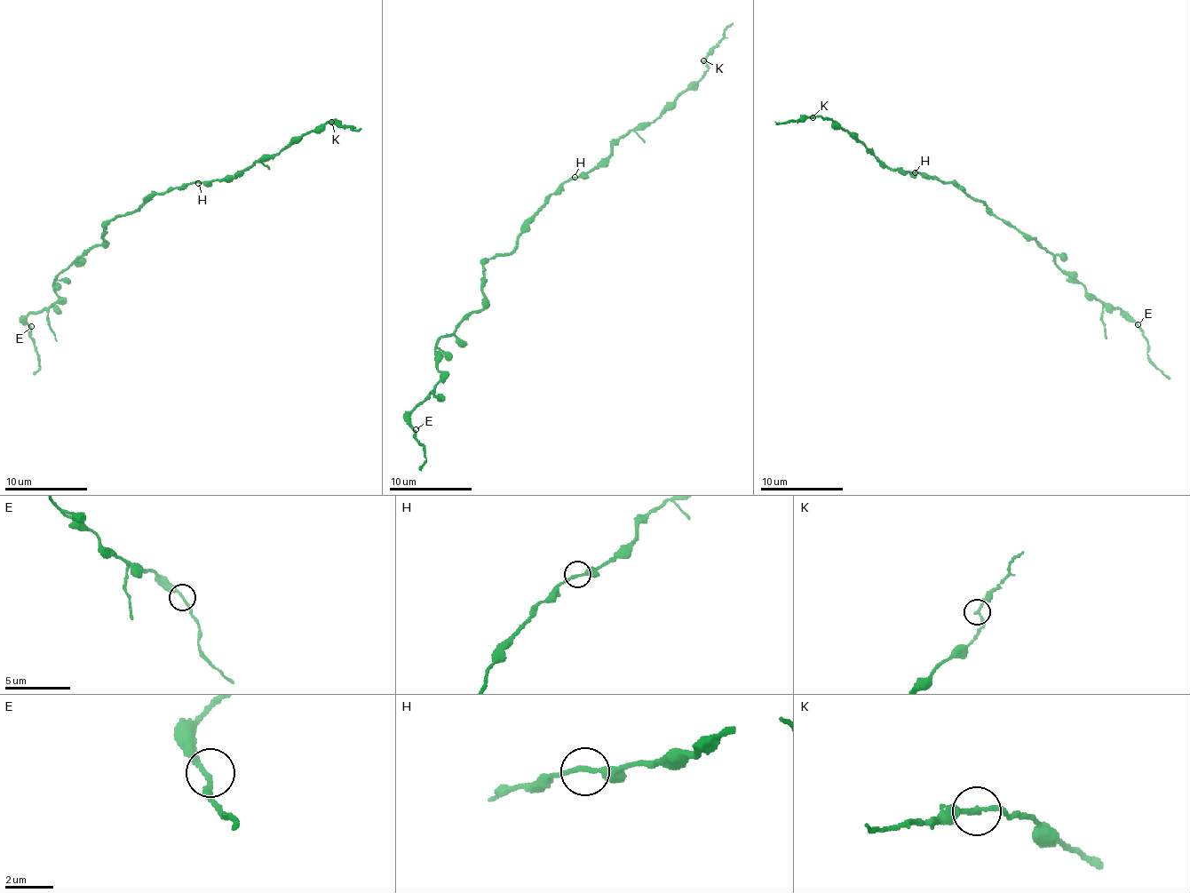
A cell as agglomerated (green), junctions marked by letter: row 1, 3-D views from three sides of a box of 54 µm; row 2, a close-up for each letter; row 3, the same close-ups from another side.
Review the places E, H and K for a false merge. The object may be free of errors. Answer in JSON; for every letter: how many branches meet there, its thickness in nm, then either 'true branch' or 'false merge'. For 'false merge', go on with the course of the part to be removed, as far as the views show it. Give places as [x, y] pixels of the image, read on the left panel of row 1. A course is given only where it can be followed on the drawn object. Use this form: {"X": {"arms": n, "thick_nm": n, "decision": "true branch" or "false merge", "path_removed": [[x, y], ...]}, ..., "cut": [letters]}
{"E": {"arms": 2, "thick_nm": 200, "decision": "true branch"}, "H": {"arms": 2, "thick_nm": 220, "decision": "true branch"}, "K": {"arms": 2, "thick_nm": 200, "decision": "true branch"}, "cut": []}

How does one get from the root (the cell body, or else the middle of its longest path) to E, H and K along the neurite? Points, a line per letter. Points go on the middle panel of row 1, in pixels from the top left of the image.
E: (515, 242), (511, 252), (495, 253), (483, 265), (483, 306), (439, 340), (441, 377), (411, 413), (416, 429)
H: (515, 242), (535, 216), (535, 211), (575, 177)
K: (515, 242), (564, 183), (595, 170), (621, 137), (655, 122), (692, 88), (709, 68), (704, 60)

